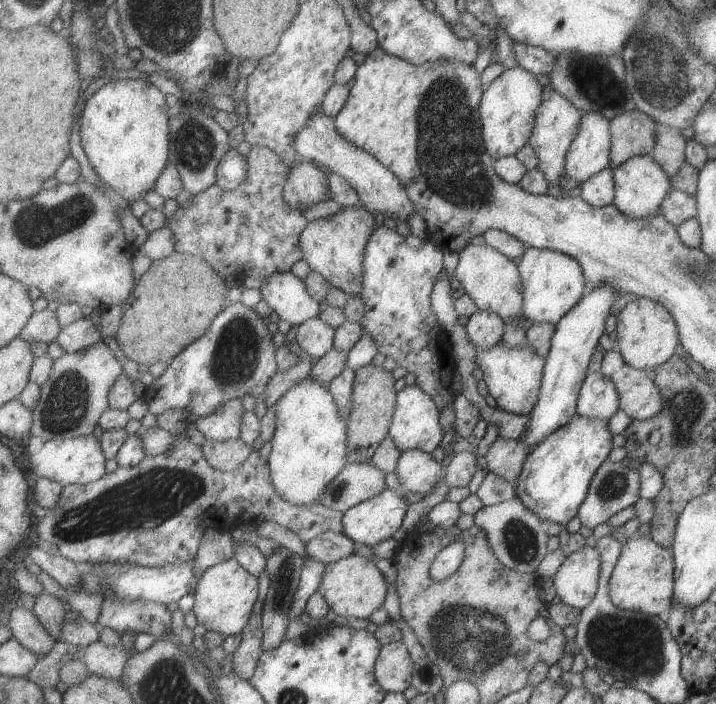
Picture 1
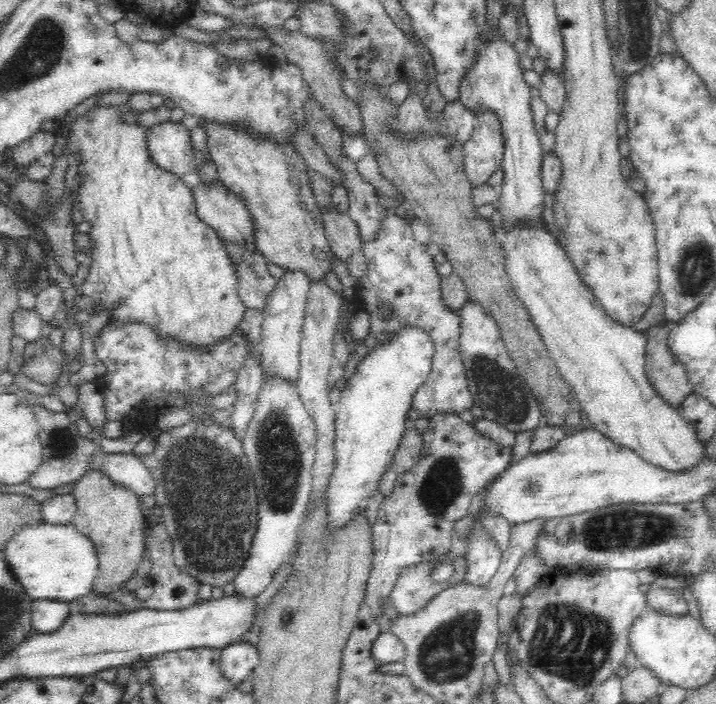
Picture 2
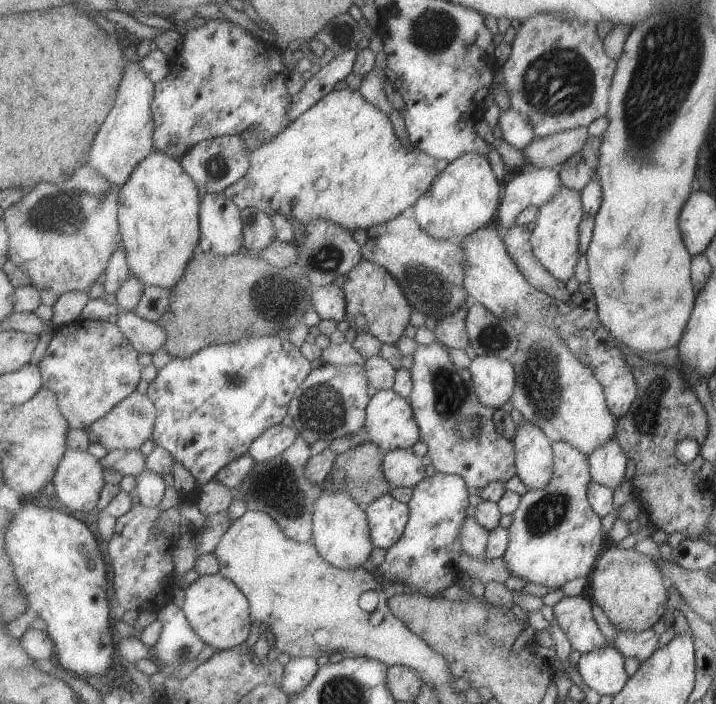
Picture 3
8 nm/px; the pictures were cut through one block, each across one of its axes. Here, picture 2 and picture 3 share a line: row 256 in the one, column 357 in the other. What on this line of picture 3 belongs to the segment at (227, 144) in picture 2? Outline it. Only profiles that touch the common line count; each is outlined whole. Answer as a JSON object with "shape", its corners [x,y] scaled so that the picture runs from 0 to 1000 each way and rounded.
{"shape":[[[513,368],[503,372],[486,389],[486,395],[480,412],[486,423],[486,457],[490,466],[500,474],[515,473],[536,487],[556,490],[575,457],[580,438],[563,406],[539,381]]]}

